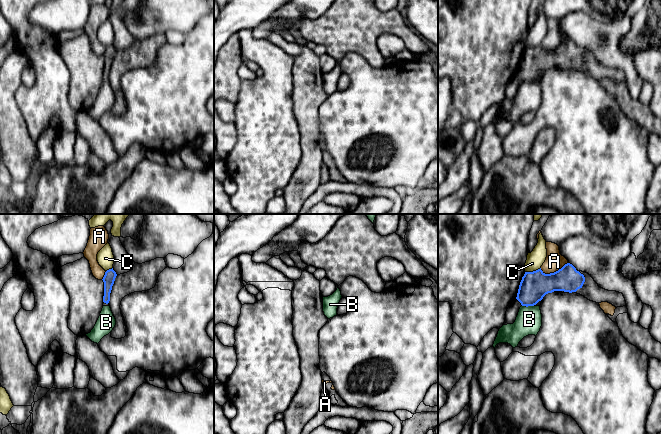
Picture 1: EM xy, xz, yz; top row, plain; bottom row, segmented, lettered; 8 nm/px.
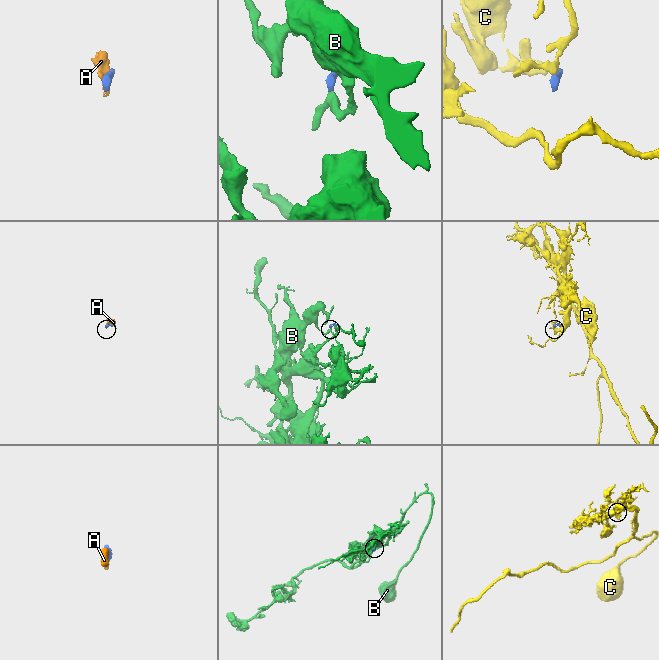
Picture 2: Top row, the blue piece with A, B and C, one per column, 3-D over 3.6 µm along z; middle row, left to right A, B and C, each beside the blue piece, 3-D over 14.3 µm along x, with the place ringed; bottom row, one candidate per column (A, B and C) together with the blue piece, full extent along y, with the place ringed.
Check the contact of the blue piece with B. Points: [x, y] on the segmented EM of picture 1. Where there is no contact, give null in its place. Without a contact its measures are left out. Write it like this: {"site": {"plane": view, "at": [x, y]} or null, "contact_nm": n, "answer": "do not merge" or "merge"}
{"site": {"plane": "yz", "at": [528, 305]}, "contact_nm": 110, "answer": "do not merge"}

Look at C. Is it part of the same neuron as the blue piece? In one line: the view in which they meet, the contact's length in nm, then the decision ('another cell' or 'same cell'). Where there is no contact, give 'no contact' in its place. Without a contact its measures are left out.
yz | 130 nm | another cell

